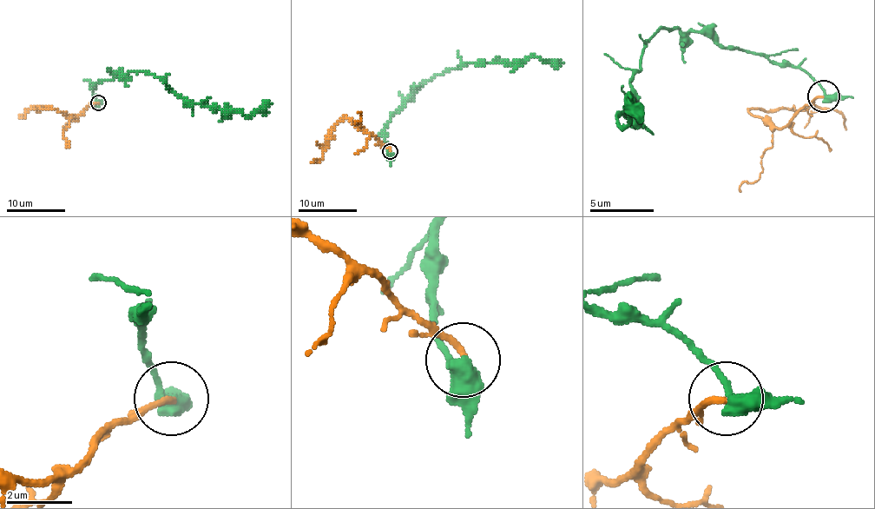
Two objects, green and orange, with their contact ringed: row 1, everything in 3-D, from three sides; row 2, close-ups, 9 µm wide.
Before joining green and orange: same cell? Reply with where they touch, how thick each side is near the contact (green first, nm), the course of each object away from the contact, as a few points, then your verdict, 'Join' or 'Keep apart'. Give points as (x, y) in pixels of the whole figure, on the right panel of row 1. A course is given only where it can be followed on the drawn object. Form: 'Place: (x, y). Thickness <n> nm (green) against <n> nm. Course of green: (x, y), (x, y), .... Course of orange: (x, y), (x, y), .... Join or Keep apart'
Place: (824, 96). Thickness 480 nm (green) against 190 nm. Course of green: (825, 97), (805, 71), (726, 49), (703, 33), (659, 30), (630, 78), (630, 109), (621, 126), (630, 97). Course of orange: (825, 97), (805, 103), (779, 128), (773, 128), (748, 113), (815, 107), (837, 109), (846, 128). Keep apart

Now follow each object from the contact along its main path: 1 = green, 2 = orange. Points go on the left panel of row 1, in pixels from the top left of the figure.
1: (98, 102), (94, 90), (98, 82), (111, 81), (118, 73), (145, 72), (193, 102), (246, 115), (271, 102)
2: (98, 102), (88, 105), (75, 117), (35, 107), (20, 117)

